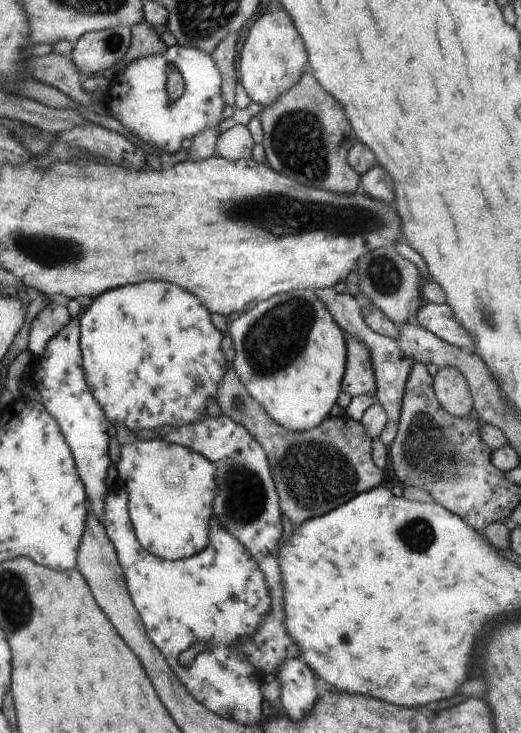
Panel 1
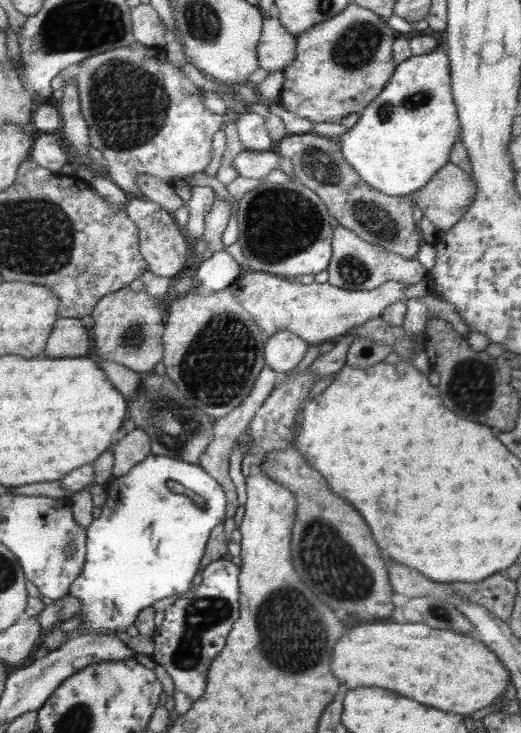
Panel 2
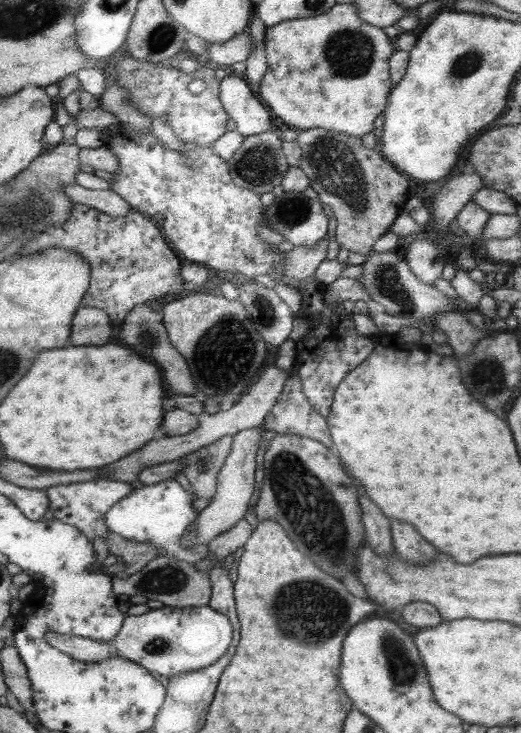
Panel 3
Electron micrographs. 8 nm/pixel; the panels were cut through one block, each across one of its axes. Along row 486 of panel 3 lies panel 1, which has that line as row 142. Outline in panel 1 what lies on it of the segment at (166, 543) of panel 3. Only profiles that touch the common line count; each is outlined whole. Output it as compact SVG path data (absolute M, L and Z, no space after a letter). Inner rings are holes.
M178 43L167 47L158 55L146 55L130 61L124 68L116 74L110 81L102 101L117 122L128 130L129 134L136 136L140 142L148 144L154 149L161 149L166 153L176 154L184 148L183 140L192 140L204 129L216 127L224 120L225 102L221 91L222 77L220 69L217 67L214 57L207 55L202 49L192 45L179 45ZM168 68L176 68L184 79L185 93L176 100L170 100L166 91L166 72Z

